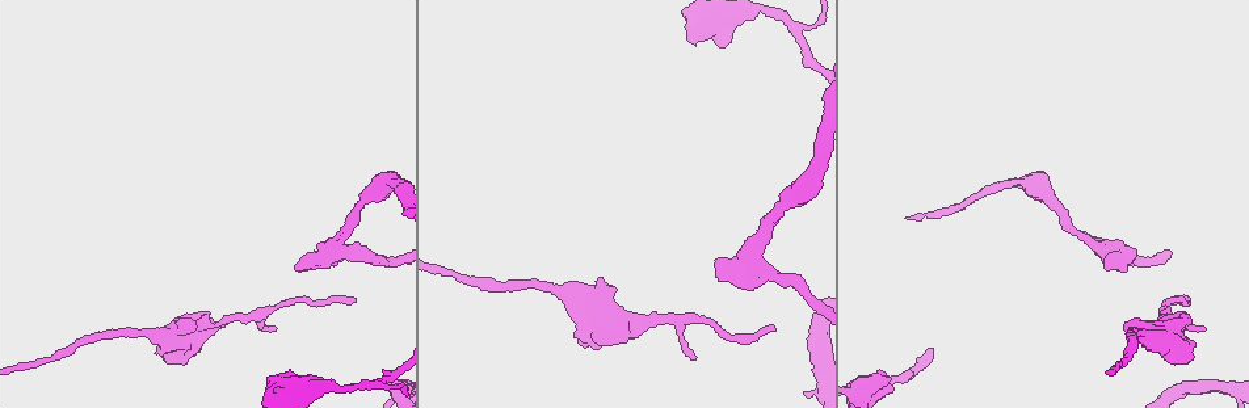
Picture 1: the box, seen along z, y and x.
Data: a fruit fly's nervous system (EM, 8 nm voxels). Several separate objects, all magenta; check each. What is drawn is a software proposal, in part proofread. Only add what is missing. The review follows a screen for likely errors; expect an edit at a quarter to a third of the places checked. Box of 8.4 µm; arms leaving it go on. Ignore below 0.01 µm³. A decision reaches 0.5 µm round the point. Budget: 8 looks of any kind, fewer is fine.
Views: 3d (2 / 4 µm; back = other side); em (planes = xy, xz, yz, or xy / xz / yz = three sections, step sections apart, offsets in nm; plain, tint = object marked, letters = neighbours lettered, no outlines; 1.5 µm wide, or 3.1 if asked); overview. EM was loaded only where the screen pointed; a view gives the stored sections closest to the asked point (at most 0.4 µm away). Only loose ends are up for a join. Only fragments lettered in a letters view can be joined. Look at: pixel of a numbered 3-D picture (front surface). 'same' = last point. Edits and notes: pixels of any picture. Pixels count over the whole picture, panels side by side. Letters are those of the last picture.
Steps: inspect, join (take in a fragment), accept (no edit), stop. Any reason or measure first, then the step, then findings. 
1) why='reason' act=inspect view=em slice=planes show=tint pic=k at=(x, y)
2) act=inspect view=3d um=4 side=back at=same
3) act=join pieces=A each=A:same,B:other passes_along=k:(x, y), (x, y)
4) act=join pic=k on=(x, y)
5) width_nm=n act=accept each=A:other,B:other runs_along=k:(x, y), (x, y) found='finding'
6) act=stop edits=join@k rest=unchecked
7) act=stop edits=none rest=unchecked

why='thin end' act=inspect view=em um=3.1 slice=planes show=plain pic=1 at=(351, 298)

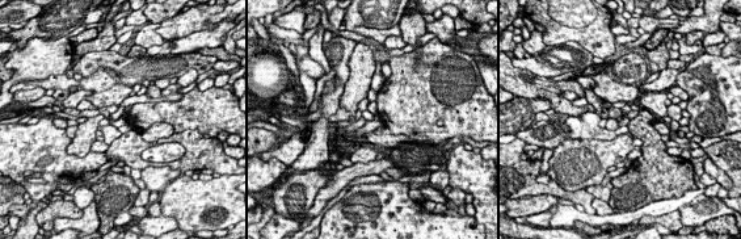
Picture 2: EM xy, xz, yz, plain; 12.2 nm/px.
why='see the neighbours' act=inspect view=em um=3.1 slice=planes show=letters at=same

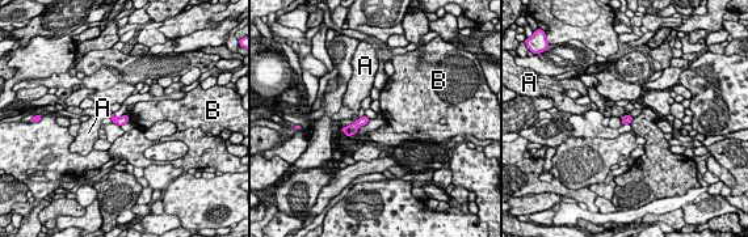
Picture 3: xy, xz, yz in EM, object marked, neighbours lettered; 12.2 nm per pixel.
act=accept each=A:other,B:other border=3:(127, 115), (130, 121) found='no lettered fragment goes on from it'

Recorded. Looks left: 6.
why='tapers out' act=inspect view=em slice=planes show=letters pic=1 at=(274, 327)

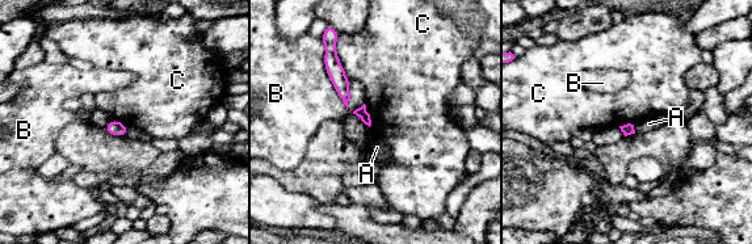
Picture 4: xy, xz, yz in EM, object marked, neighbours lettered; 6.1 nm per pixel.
act=accept each=A:other,B:other,C:other border=4:(335, 42), (337, 59), (351, 81) found='no lettered fragment goes on from it'

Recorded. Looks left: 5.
act=stop edits=none rest=unchecked

